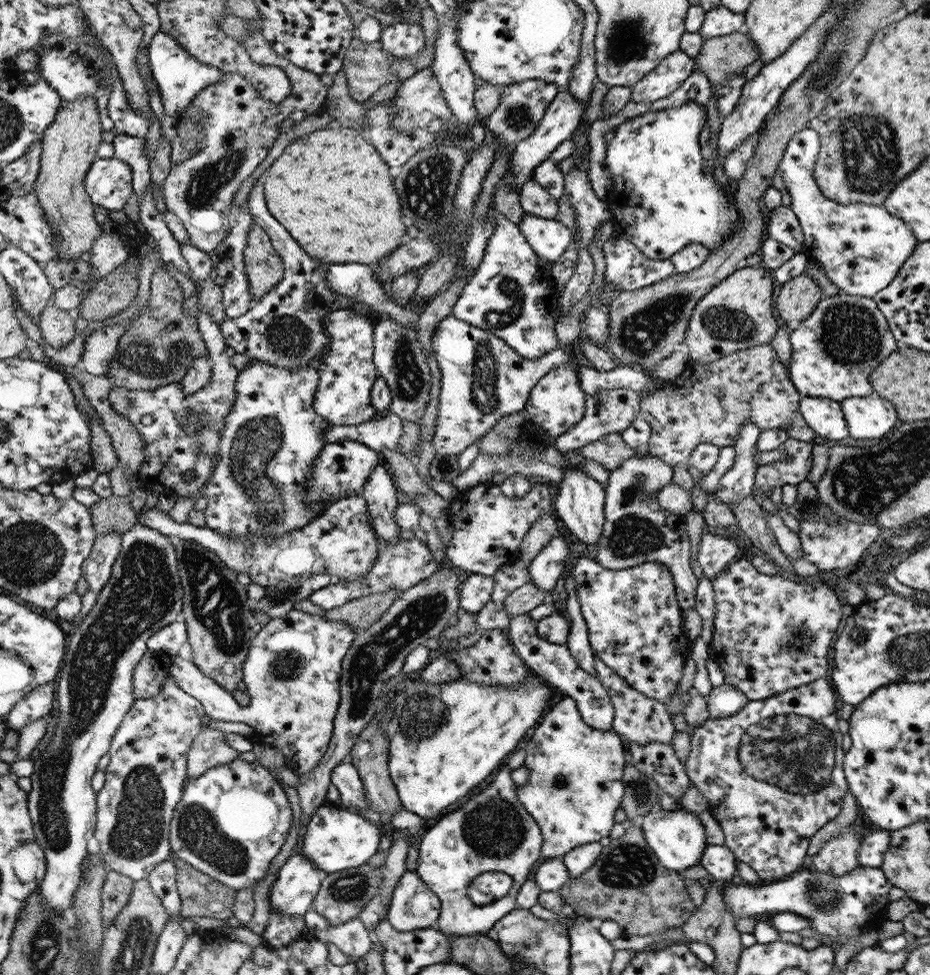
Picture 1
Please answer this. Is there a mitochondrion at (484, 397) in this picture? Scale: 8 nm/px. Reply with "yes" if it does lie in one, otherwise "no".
yes

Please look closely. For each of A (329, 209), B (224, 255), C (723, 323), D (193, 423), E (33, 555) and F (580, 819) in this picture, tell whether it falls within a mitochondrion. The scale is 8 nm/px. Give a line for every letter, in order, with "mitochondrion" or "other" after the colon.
A: other
B: other
C: mitochondrion
D: mitochondrion
E: mitochondrion
F: other

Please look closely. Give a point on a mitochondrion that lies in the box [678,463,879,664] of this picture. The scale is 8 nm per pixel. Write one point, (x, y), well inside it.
(800, 637)

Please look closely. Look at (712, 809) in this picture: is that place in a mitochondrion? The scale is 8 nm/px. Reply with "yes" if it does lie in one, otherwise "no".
no

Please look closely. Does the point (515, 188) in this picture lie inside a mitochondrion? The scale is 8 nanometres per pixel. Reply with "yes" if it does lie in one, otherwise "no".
no

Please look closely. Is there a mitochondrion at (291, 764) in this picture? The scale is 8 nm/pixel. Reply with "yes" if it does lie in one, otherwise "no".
no

